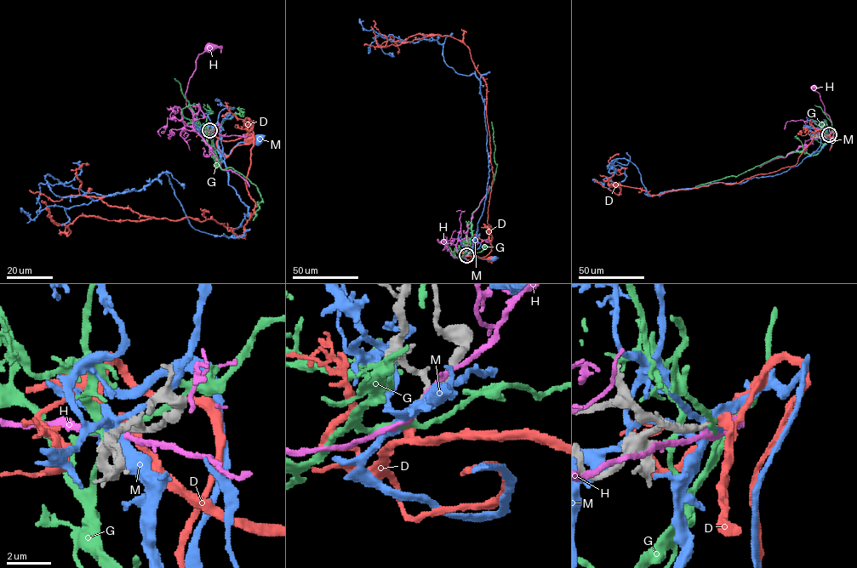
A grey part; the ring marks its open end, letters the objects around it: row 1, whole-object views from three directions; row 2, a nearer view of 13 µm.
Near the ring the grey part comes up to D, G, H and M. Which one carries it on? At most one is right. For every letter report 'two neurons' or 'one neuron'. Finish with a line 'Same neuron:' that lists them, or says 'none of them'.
D: one neuron
G: two neurons
H: two neurons
M: two neurons
Same neuron: D

